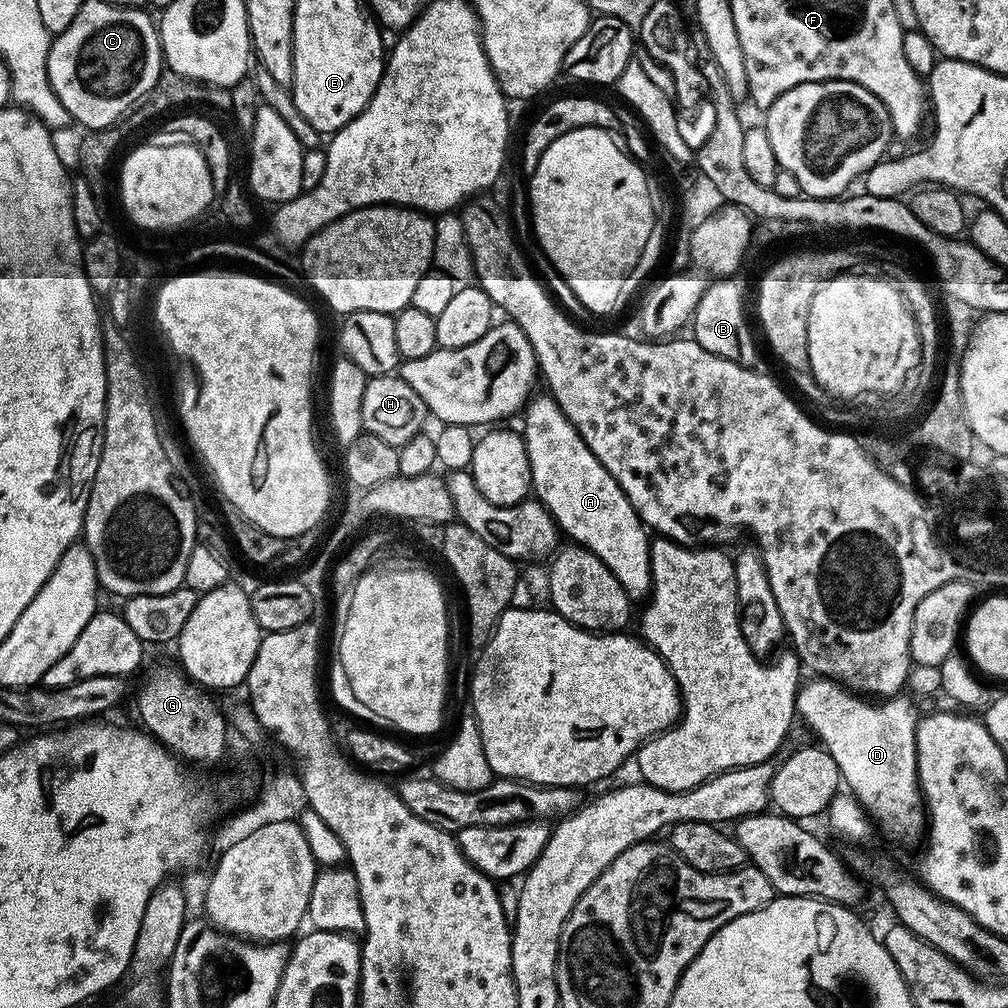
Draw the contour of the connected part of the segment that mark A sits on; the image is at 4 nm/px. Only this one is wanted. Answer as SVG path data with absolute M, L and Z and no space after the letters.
M551 394L539 396L533 395L523 409L524 428L522 435L526 454L532 471L532 492L535 499L543 504L549 514L556 520L556 527L561 533L569 536L569 541L577 545L589 548L618 578L618 582L624 588L629 601L643 601L652 590L652 563L650 554L652 545L650 543L650 532L640 515L634 510L630 498L618 486L618 482L609 474L606 466L590 450L590 446L581 438L578 430L568 420L566 414L561 410L555 397Z

